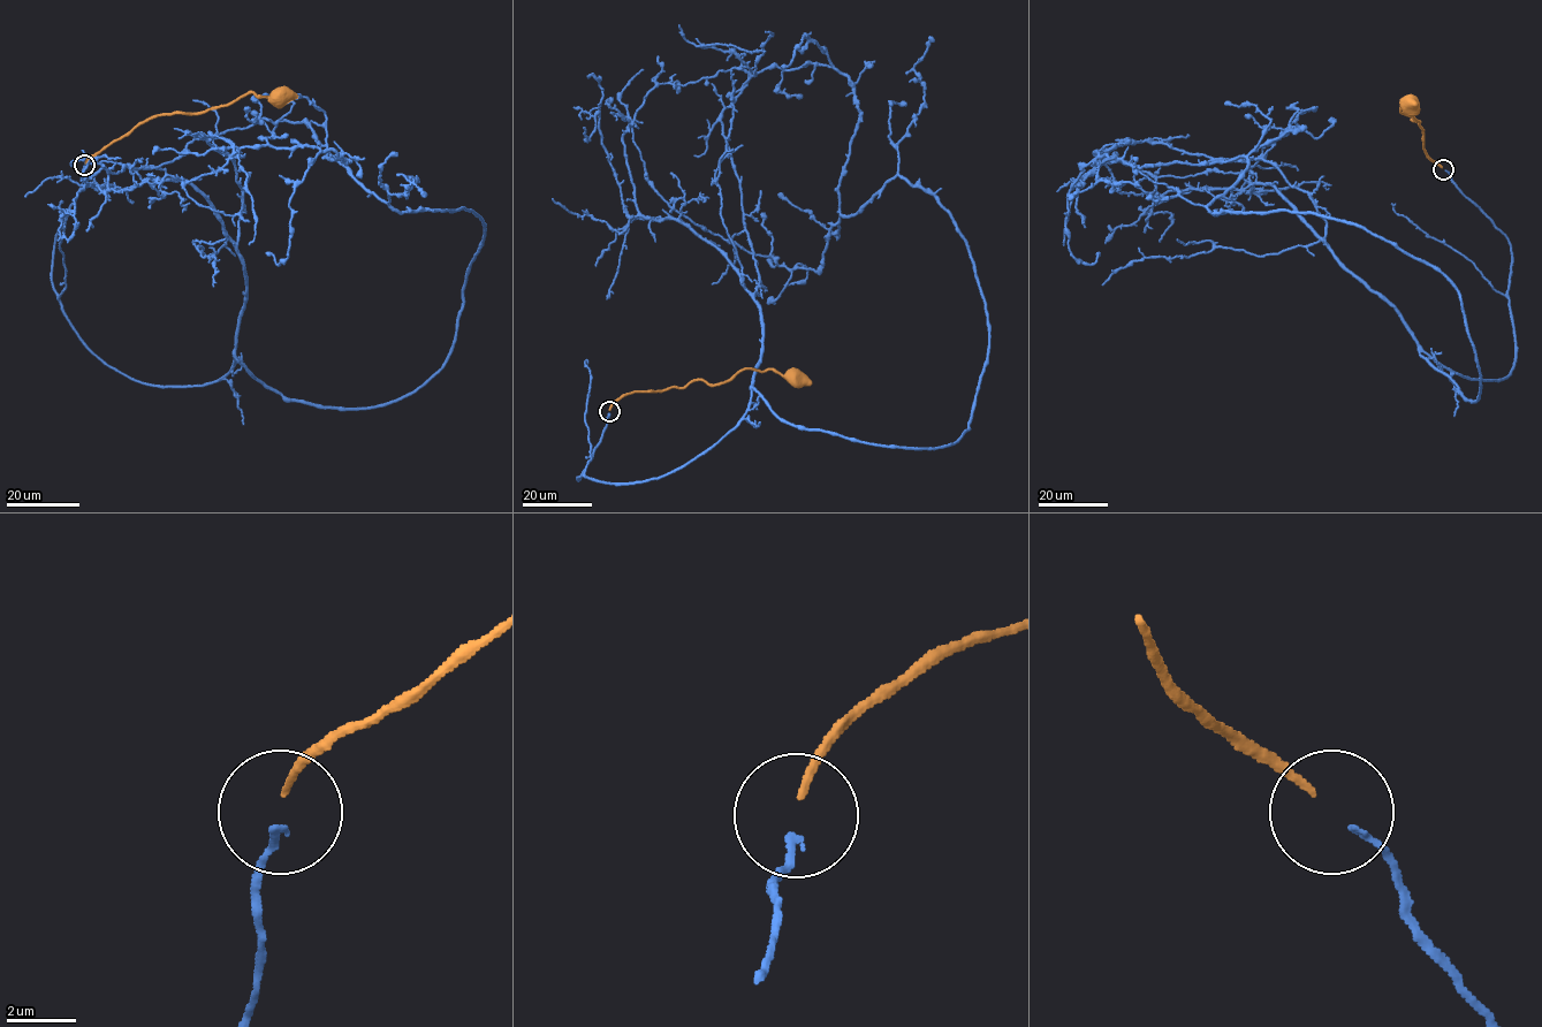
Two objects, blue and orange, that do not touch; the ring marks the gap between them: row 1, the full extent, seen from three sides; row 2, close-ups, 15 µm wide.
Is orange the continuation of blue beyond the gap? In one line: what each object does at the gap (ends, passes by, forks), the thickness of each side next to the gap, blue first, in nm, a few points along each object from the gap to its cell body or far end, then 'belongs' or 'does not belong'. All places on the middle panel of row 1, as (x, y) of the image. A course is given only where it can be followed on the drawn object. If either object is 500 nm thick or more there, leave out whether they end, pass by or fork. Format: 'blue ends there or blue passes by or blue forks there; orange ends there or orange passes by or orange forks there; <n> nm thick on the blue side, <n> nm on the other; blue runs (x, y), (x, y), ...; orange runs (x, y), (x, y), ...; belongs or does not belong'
blue ends there; orange ends there; 200 nm thick on the blue side, 190 nm on the other; blue runs (609, 413), (578, 479), (667, 474), (735, 427), (762, 316), (731, 238), (818, 269), (896, 174), (932, 37); orange runs (609, 410), (635, 392), (684, 388), (696, 380), (720, 385), (745, 369), (796, 377); belongs

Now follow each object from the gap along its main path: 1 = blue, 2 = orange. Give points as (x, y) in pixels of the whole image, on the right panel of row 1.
1: (1445, 170), (1508, 241), (1501, 380), (1438, 364), (1327, 245), (1262, 158), (1297, 126), (1206, 205), (1069, 199)
2: (1442, 167), (1426, 154), (1420, 122), (1400, 111), (1402, 100), (1407, 104), (1408, 96), (1408, 100)

